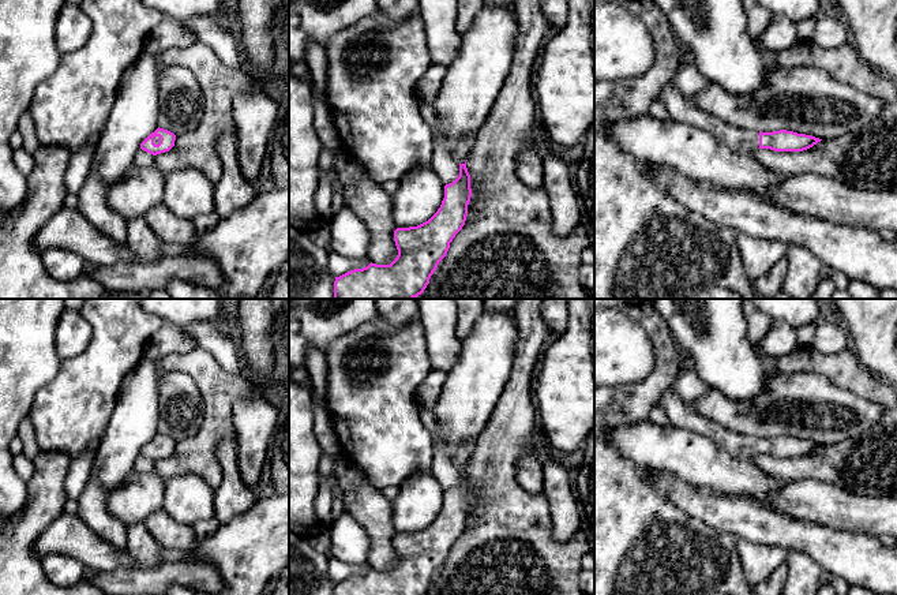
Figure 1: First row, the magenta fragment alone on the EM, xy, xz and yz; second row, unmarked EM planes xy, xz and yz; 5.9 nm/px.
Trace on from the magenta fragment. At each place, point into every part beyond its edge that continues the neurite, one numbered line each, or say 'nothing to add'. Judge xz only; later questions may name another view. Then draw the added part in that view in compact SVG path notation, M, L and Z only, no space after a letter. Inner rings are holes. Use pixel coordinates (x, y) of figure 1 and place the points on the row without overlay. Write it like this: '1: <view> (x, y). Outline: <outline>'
1: xz (464, 452). Outline: M462 442L455 450L454 457L451 459L453 465L457 469L465 469L465 467L469 464L473 452L476 448L476 442Z

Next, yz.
1: yz (743, 446). Outline: M671 389L665 390L657 404L665 411L669 424L703 435L733 457L748 460L759 454L759 437L733 433L721 424L703 418L686 405Z

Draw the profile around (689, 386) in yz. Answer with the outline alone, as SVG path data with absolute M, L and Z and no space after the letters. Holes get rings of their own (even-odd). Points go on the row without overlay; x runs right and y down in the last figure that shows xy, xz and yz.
M695 368L680 370L672 385L672 390L686 405L693 407L708 392L708 386L699 378Z

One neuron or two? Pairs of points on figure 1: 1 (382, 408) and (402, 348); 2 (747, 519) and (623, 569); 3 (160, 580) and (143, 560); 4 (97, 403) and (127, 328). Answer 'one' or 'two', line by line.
1: one
2: two
3: two
4: one

